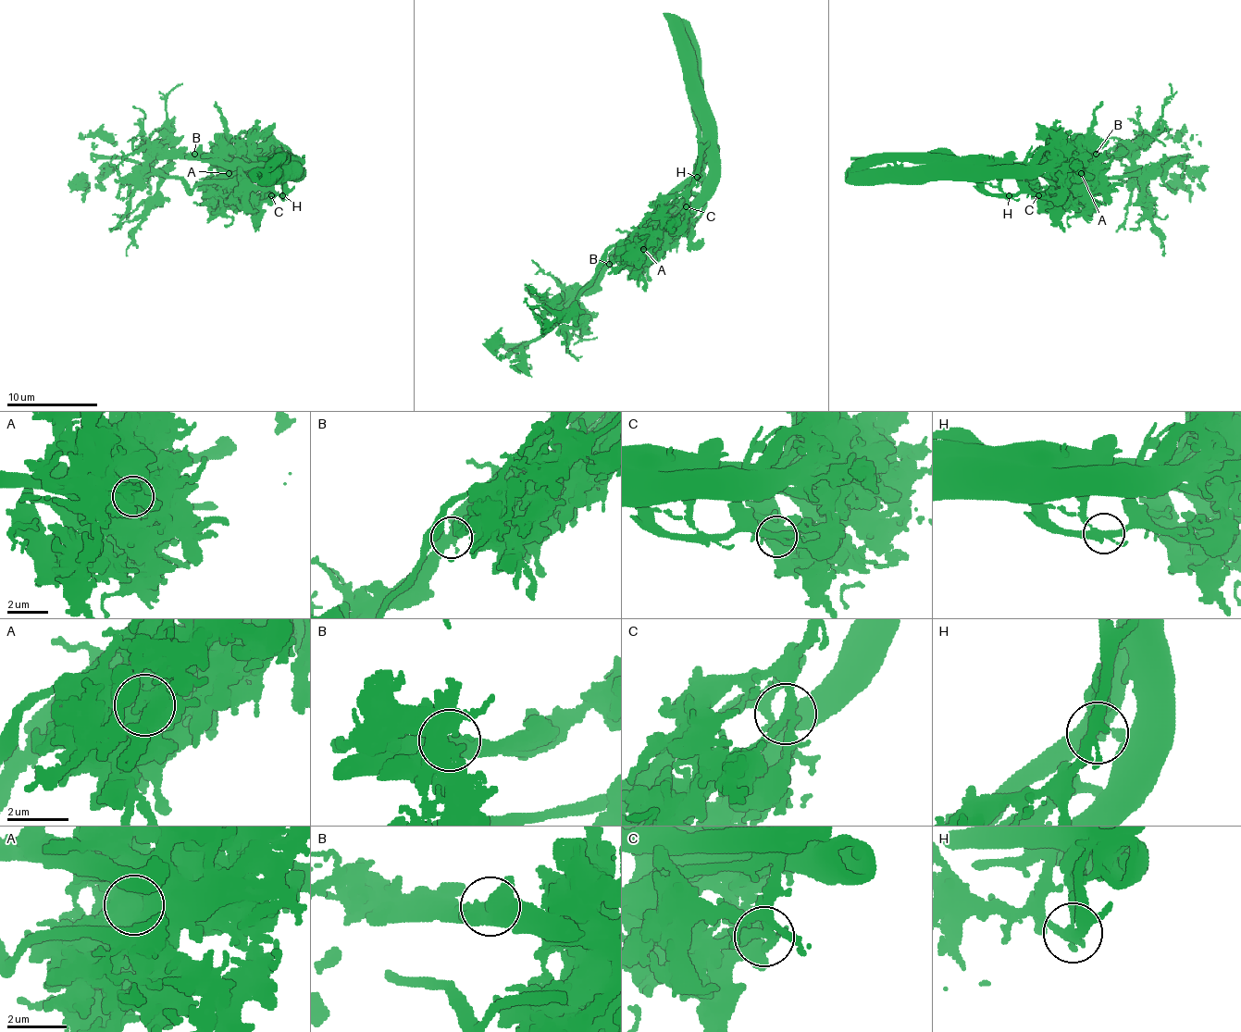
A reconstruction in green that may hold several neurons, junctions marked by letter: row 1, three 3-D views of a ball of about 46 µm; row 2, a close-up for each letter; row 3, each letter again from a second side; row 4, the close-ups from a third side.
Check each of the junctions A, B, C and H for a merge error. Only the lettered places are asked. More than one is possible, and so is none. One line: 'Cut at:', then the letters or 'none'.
Cut at: A, H

